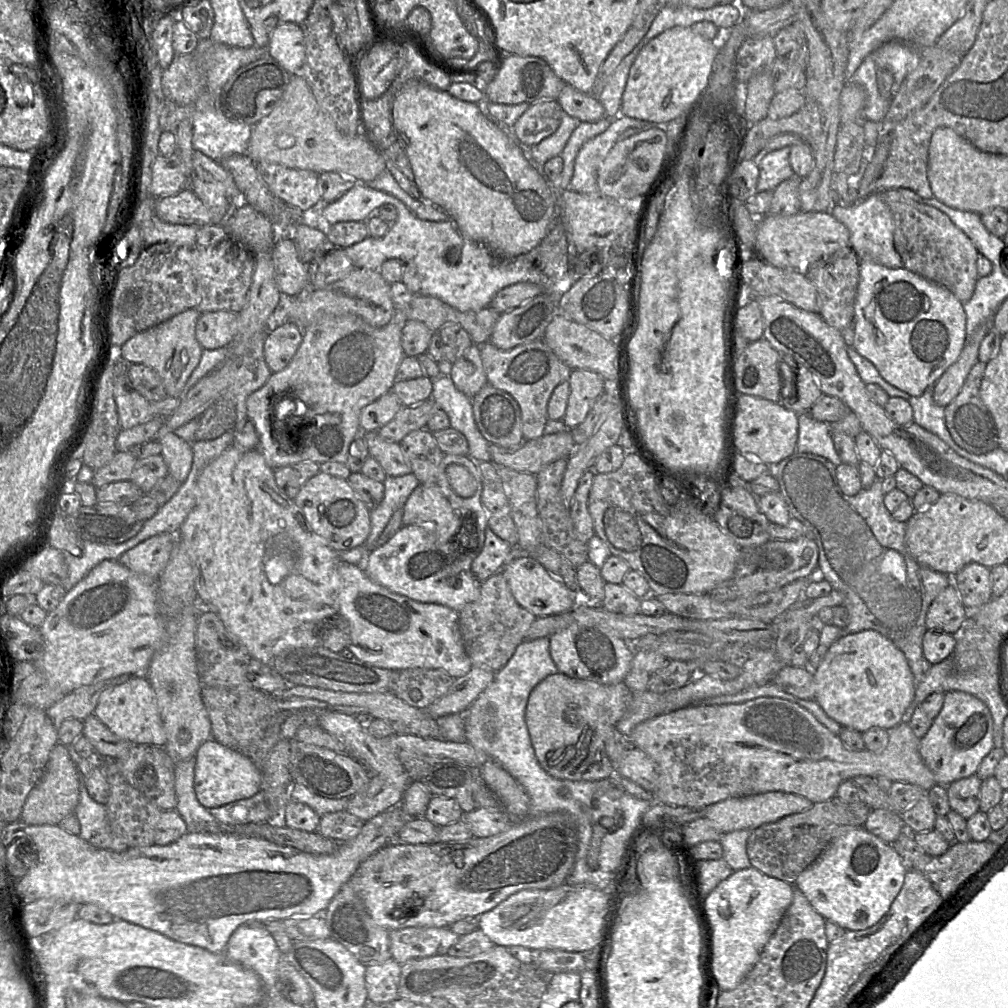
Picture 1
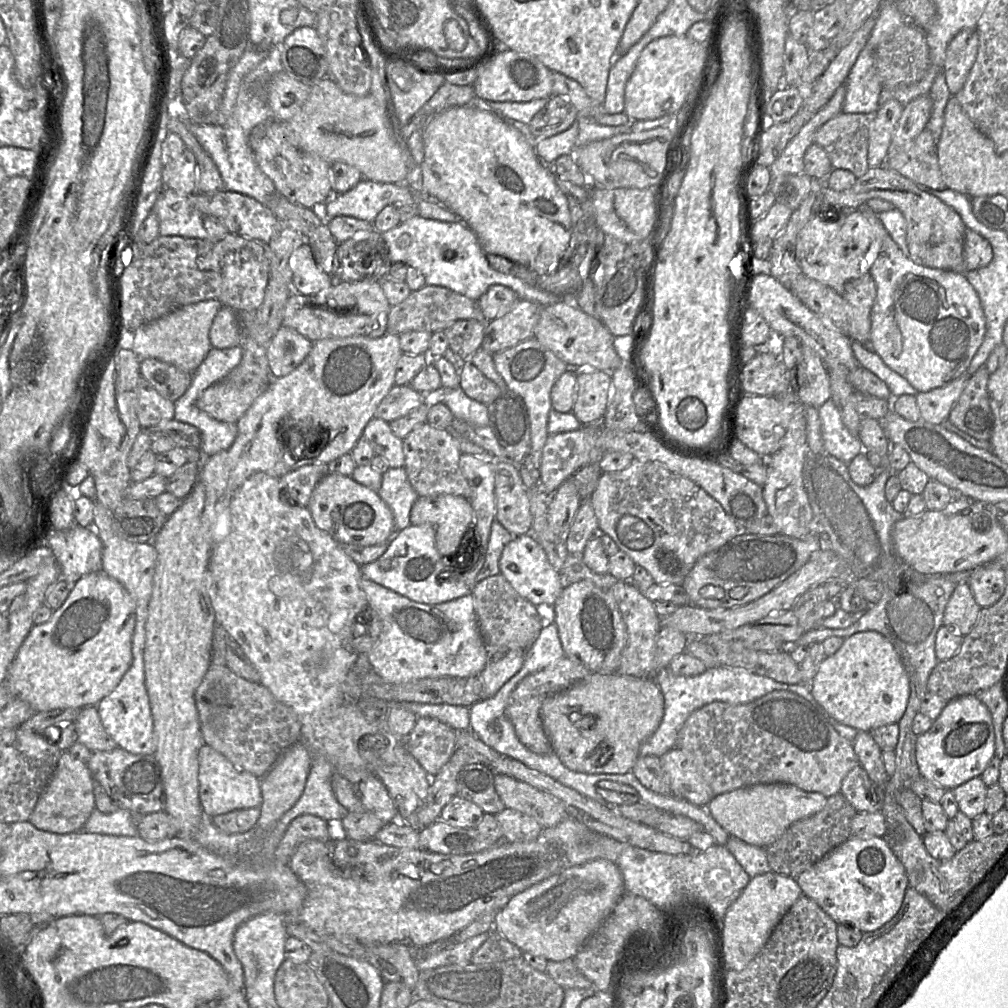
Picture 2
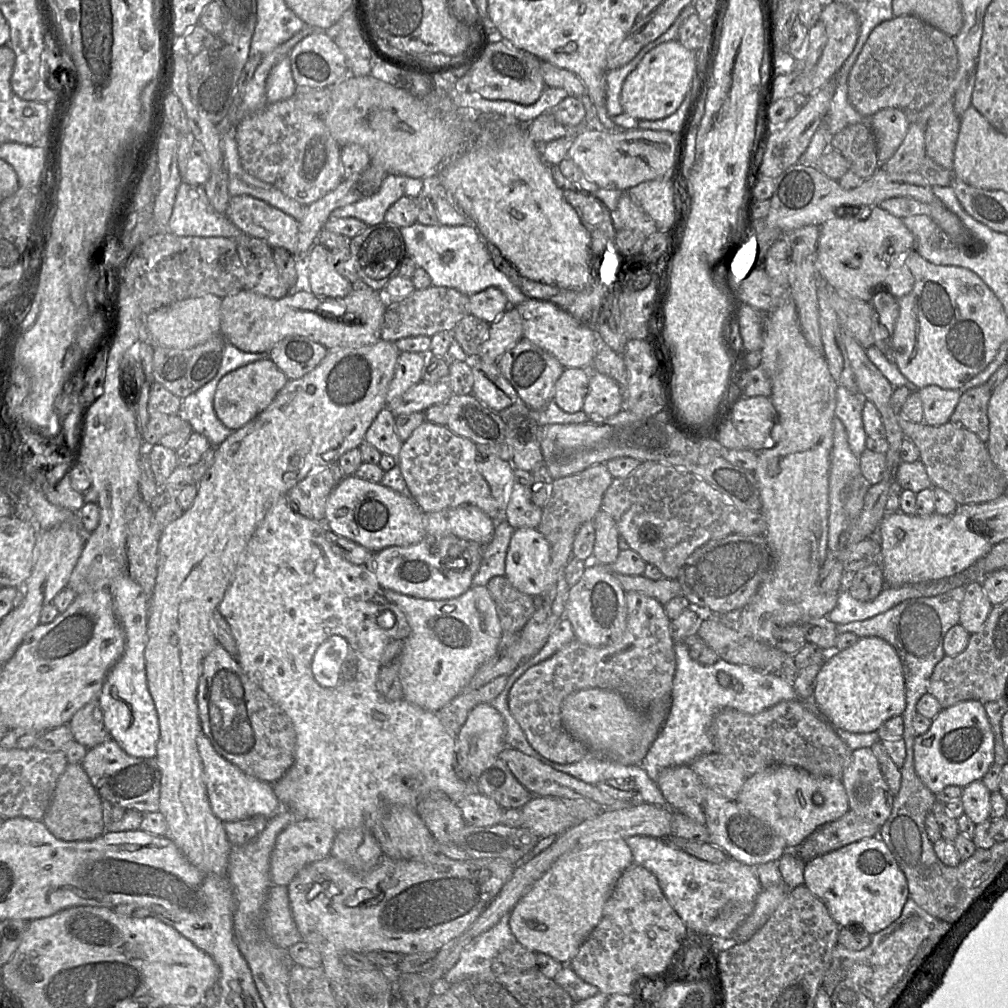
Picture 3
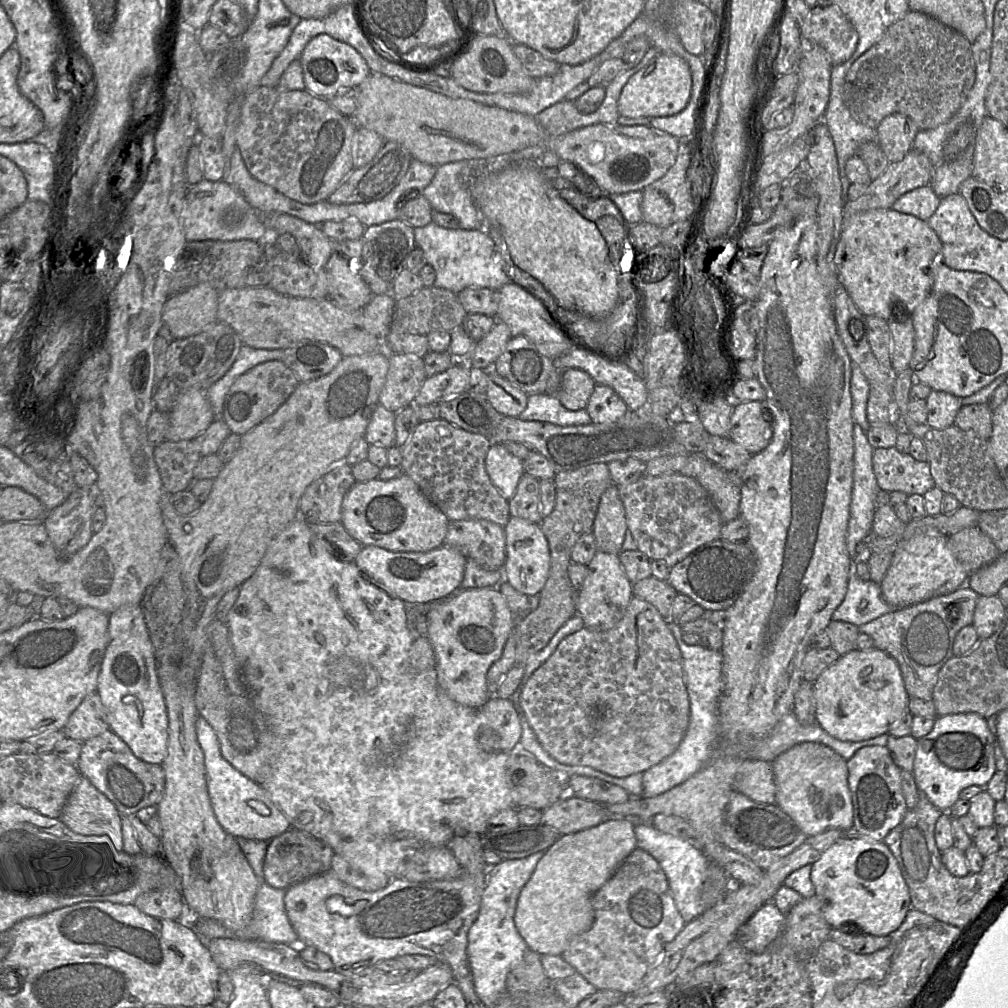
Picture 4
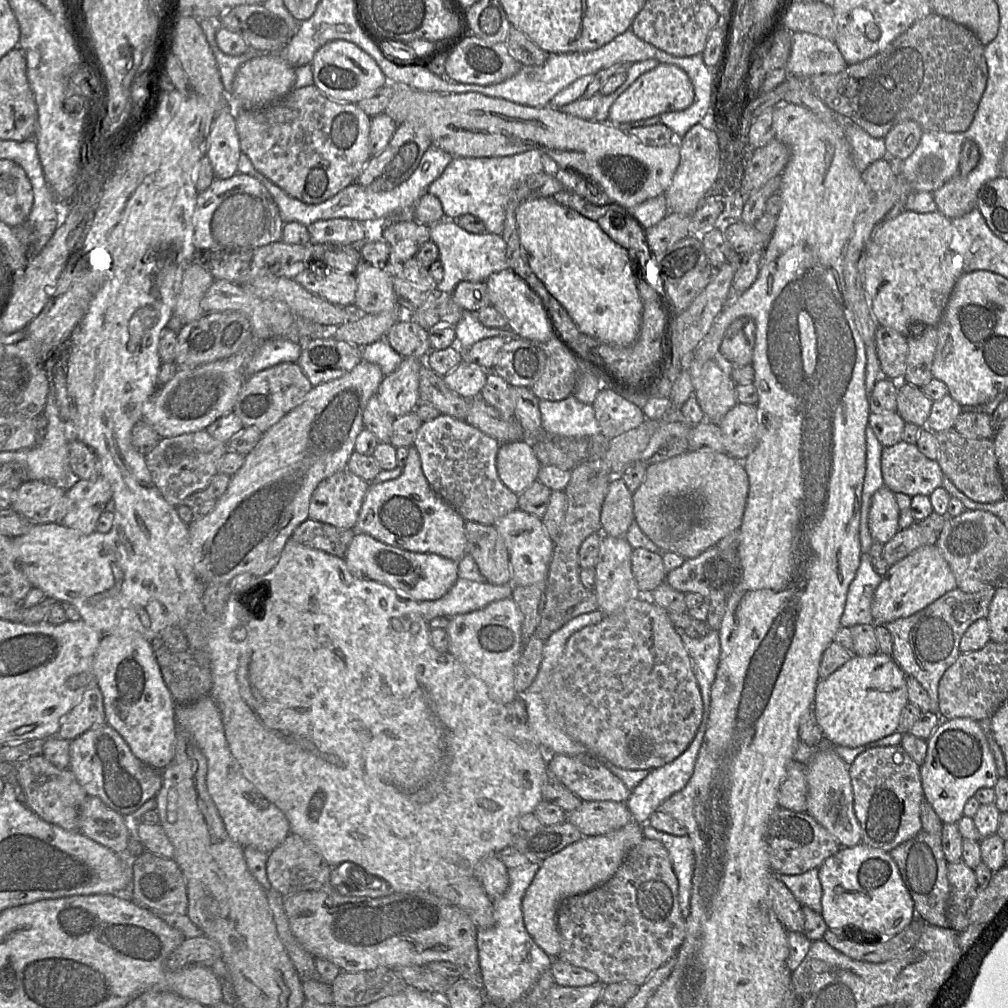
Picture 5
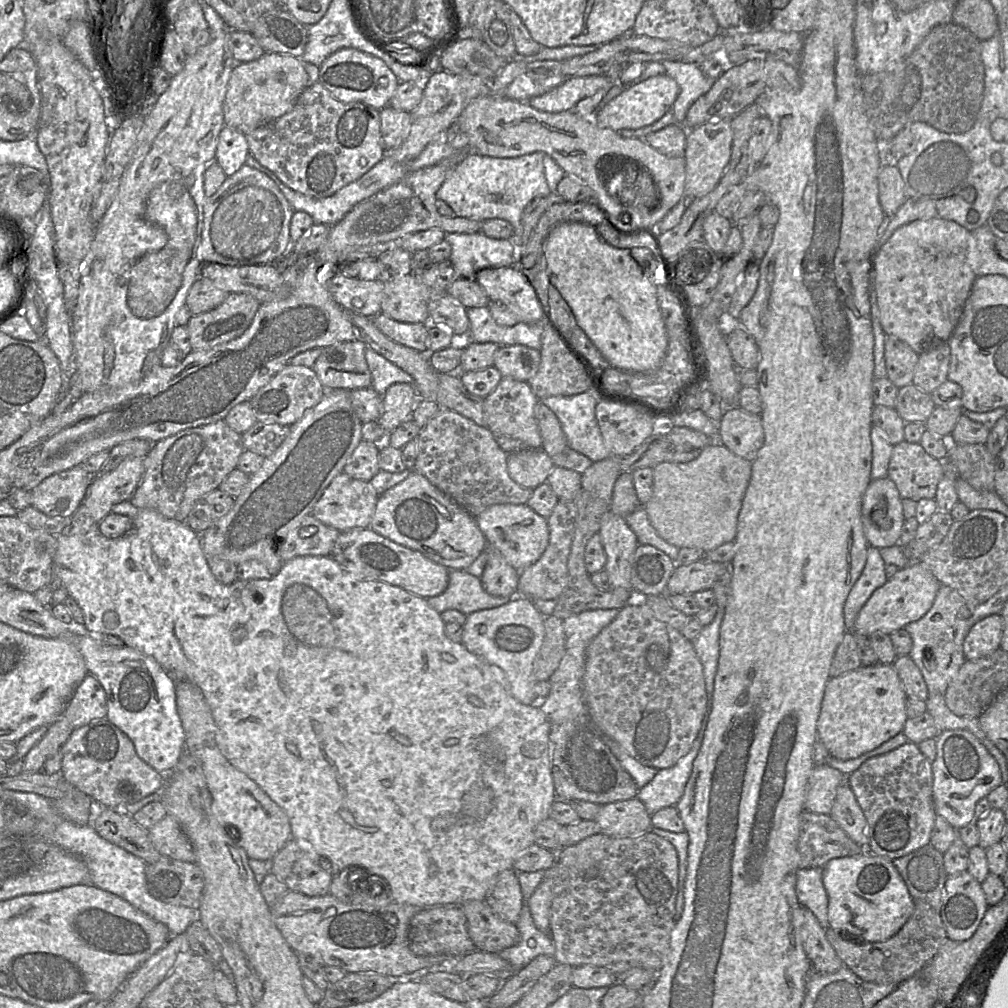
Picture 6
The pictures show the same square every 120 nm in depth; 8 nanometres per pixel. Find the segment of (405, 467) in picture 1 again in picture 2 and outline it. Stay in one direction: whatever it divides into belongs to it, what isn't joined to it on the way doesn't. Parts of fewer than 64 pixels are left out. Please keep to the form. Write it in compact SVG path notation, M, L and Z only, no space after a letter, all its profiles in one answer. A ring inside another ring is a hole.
M373 417L365 426L362 436L370 443L375 454L385 459L390 468L404 467L403 440L392 432L388 422Z

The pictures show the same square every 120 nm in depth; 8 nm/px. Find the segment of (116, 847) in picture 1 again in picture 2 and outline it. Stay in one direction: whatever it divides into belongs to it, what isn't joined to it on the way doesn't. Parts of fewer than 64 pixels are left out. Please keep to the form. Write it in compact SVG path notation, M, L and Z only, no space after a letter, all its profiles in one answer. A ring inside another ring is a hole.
M95 808L87 819L83 830L103 835L137 836L138 828L132 814L129 810L121 808L113 813L105 814Z

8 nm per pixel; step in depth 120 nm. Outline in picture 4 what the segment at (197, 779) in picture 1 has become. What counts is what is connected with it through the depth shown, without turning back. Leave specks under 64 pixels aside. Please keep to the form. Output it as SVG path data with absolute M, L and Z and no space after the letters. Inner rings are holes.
M201 716L195 723L198 744L203 751L207 790L214 814L223 829L234 836L270 841L290 828L283 811L270 799L266 790L250 779L221 754L218 738L210 724Z

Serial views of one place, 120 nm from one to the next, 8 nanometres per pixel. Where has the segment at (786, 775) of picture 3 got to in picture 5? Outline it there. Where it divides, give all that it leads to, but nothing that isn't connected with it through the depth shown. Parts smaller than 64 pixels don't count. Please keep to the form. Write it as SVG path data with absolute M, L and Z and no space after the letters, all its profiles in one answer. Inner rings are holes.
M818 750L806 763L807 813L823 826L840 847L853 847L862 842L860 823L854 811L850 765L832 750Z

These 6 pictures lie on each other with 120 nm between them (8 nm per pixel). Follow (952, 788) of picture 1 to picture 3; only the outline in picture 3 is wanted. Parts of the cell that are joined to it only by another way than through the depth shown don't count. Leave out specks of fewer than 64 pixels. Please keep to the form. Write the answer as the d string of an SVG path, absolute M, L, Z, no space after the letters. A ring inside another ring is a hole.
M982 779L975 780L962 789L964 813L976 825L990 819L991 791Z

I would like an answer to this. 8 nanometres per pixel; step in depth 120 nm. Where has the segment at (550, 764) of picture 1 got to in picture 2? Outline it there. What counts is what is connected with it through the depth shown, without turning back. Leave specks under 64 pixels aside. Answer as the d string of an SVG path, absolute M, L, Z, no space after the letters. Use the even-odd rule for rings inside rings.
M591 673L568 689L547 697L540 716L553 753L568 769L587 774L625 774L632 770L643 743L656 731L664 714L664 698L652 678L618 673Z

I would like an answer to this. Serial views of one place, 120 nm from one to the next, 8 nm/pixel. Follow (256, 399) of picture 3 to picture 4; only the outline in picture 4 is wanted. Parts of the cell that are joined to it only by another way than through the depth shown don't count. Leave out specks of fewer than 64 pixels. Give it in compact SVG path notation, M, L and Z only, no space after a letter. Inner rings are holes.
M281 360L258 364L239 376L230 387L224 399L222 419L231 433L242 436L271 416L294 392L299 383L293 371Z

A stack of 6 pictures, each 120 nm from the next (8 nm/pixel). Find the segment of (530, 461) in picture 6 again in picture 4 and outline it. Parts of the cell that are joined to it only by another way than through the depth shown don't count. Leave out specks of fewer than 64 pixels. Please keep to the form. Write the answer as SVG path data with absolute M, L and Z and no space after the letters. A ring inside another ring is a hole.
M494 444L486 455L485 467L493 485L510 501L525 473L523 460L511 454L503 444Z

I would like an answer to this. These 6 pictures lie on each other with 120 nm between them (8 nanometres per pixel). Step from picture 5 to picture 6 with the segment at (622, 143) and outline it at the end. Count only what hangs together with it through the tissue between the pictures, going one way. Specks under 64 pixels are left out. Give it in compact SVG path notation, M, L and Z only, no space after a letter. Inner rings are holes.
M488 94L470 102L456 120L468 138L469 154L496 158L513 158L533 152L549 155L568 176L575 176L594 192L594 202L608 216L608 222L621 231L652 227L682 199L685 198L685 157L667 157L644 139L626 138L618 131L601 128L593 118L584 118L574 110L546 112L535 109L527 102Z

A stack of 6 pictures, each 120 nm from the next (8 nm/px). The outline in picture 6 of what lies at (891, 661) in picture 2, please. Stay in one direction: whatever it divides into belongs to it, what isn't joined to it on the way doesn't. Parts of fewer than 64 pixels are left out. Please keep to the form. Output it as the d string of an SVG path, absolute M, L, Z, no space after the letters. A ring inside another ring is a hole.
M878 663L830 677L817 721L818 739L831 757L857 758L903 732L907 717L907 693L893 664Z

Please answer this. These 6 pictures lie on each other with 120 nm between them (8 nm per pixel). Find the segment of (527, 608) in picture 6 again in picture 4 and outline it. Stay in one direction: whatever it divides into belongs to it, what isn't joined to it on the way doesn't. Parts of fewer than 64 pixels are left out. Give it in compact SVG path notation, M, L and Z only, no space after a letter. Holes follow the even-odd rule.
M459 588L447 598L431 603L426 614L427 634L434 649L437 681L455 702L479 709L492 696L486 674L497 661L512 633L515 616L495 588Z

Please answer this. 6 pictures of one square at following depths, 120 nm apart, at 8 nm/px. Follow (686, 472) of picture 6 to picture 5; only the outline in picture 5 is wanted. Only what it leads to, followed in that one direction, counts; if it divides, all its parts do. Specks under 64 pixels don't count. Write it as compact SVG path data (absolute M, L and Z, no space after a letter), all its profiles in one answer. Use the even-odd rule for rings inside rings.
M710 448L684 452L647 466L644 481L632 494L634 519L642 532L663 552L695 558L730 533L739 530L749 491L742 461ZM680 501L696 512L694 523L681 539L670 538L663 529L663 504Z

